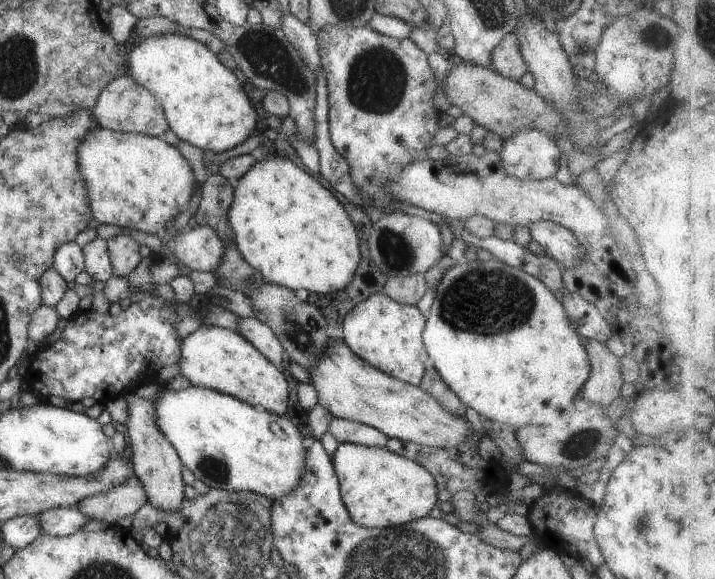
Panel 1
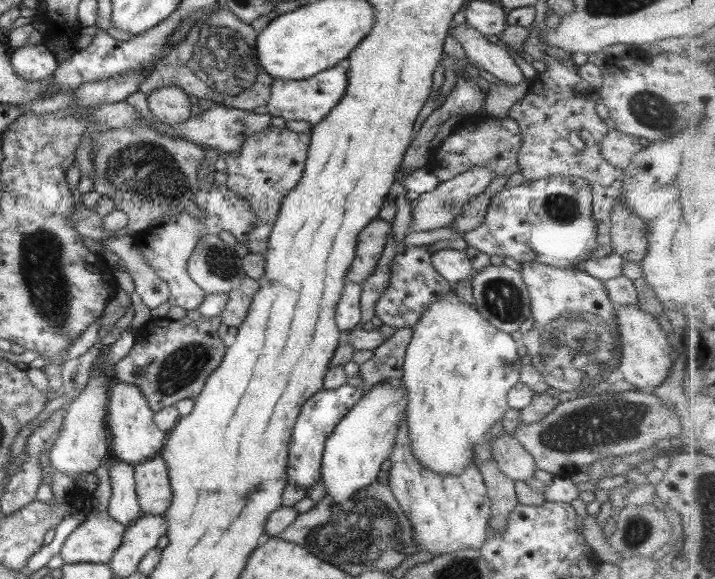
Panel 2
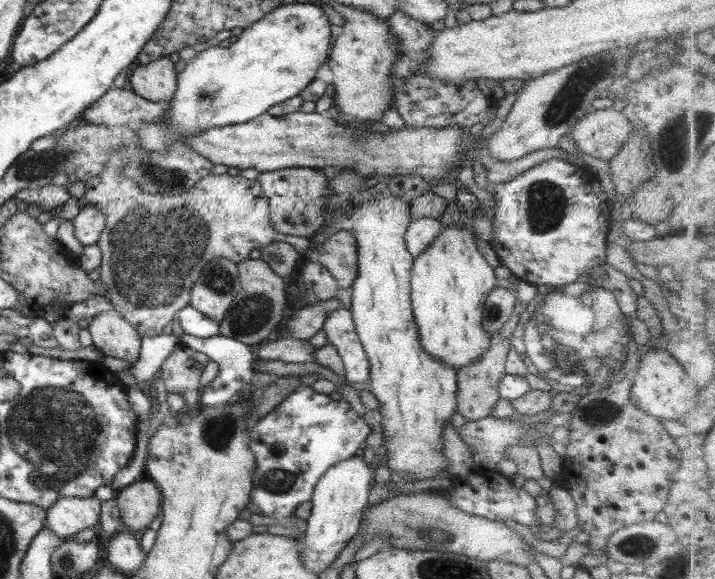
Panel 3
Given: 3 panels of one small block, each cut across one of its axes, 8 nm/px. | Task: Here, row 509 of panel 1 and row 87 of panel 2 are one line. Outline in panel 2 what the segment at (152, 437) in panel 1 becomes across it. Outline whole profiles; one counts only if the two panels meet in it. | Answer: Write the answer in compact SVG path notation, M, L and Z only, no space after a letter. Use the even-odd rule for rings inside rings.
M177 86L157 87L146 96L154 121L176 126L191 117L187 93Z

